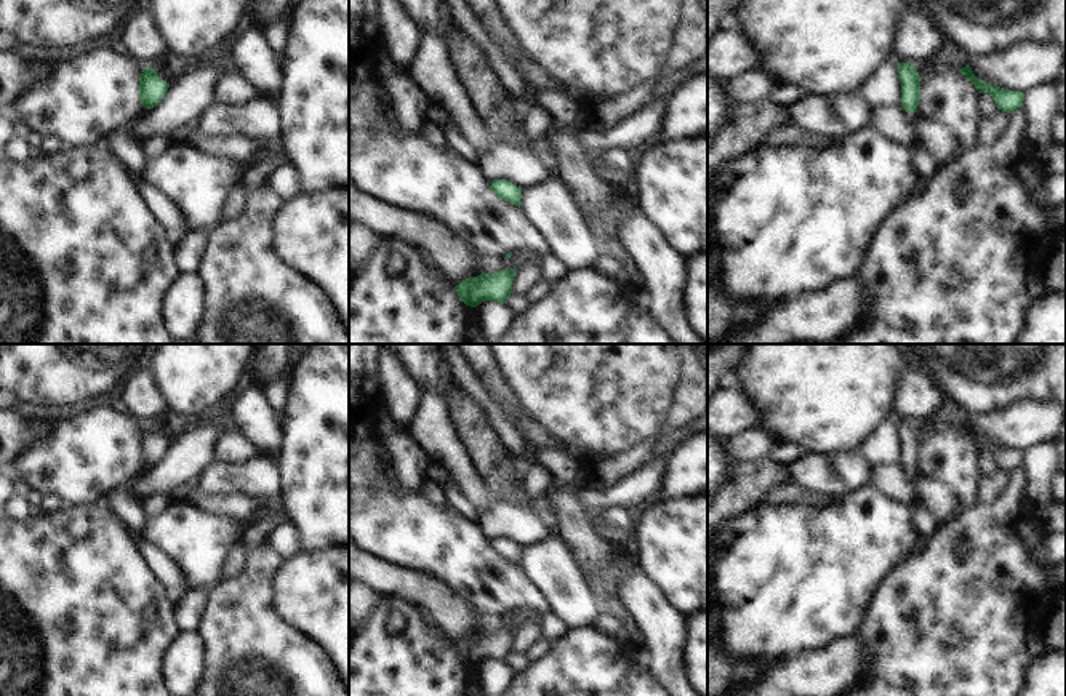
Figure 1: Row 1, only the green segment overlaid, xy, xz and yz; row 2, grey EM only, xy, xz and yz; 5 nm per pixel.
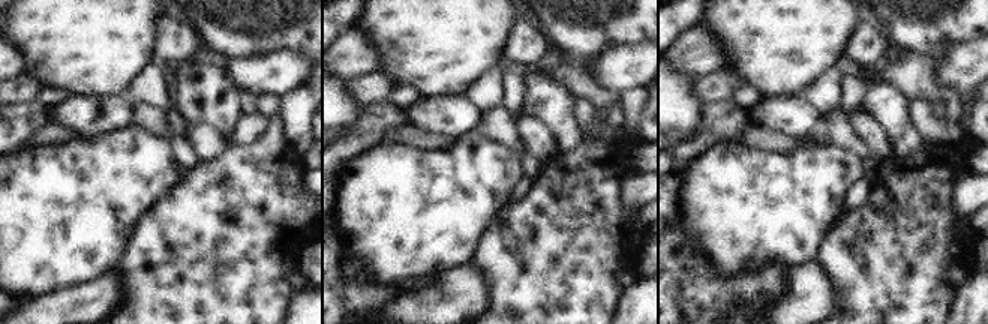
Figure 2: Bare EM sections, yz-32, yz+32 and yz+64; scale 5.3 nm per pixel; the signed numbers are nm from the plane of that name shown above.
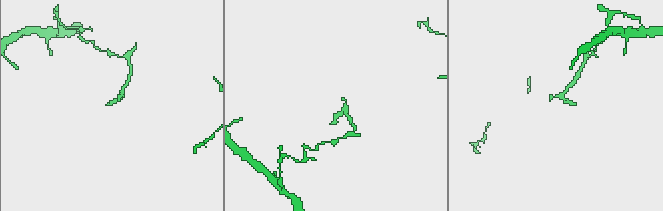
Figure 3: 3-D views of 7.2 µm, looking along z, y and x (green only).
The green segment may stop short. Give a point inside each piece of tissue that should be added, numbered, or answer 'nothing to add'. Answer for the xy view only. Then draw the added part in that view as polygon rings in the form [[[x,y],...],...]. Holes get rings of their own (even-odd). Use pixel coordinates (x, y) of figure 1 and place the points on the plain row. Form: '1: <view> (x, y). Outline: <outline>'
1: xy (122, 503). Outline: [[[144,466],[144,470],[139,472],[136,477],[131,477],[125,485],[115,486],[106,493],[102,498],[104,504],[107,506],[107,510],[118,518],[122,523],[128,525],[131,530],[139,531],[144,526],[146,514],[141,507],[141,502],[138,496],[134,494],[134,488],[138,483],[138,478],[150,467]]]

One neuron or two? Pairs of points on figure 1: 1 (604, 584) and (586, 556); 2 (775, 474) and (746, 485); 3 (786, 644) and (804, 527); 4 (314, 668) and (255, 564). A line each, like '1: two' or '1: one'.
1: two
2: one
3: one
4: one

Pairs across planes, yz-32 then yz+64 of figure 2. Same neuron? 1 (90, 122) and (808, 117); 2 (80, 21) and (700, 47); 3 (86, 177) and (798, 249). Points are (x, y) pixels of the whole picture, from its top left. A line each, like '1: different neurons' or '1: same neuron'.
1: same neuron
2: different neurons
3: same neuron

